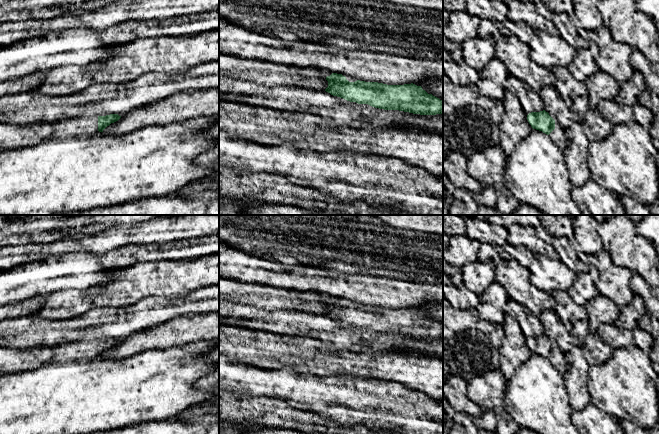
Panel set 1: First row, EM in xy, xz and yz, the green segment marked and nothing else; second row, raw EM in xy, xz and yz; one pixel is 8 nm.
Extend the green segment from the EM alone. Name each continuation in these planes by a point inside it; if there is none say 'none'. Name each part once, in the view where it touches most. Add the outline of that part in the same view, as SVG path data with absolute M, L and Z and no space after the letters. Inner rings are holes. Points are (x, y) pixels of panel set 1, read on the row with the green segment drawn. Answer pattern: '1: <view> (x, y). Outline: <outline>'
1: xy (12, 136). Outline: M98 117L71 118L27 125L0 123L0 150L34 146L47 140L87 137L98 132Z

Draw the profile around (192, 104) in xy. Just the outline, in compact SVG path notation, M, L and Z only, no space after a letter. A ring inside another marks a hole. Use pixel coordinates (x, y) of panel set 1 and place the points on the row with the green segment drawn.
M219 88L188 90L161 101L134 108L107 126L103 133L123 136L145 126L164 126L194 120L200 117L214 119L201 135L219 140Z

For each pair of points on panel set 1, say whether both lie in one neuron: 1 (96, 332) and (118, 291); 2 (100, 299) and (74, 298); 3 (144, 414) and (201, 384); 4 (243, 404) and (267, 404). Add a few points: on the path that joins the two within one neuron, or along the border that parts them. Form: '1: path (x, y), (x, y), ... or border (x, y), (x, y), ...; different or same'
1: border (133, 304), (127, 307), (92, 307), (87, 312); different
2: path (94, 299), (80, 299); same
3: border (208, 372), (196, 382), (195, 386), (199, 390); different
4: path (249, 404), (261, 404); same

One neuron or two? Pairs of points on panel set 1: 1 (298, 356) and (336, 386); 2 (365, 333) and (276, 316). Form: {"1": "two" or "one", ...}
{"1": "two", "2": "one"}

